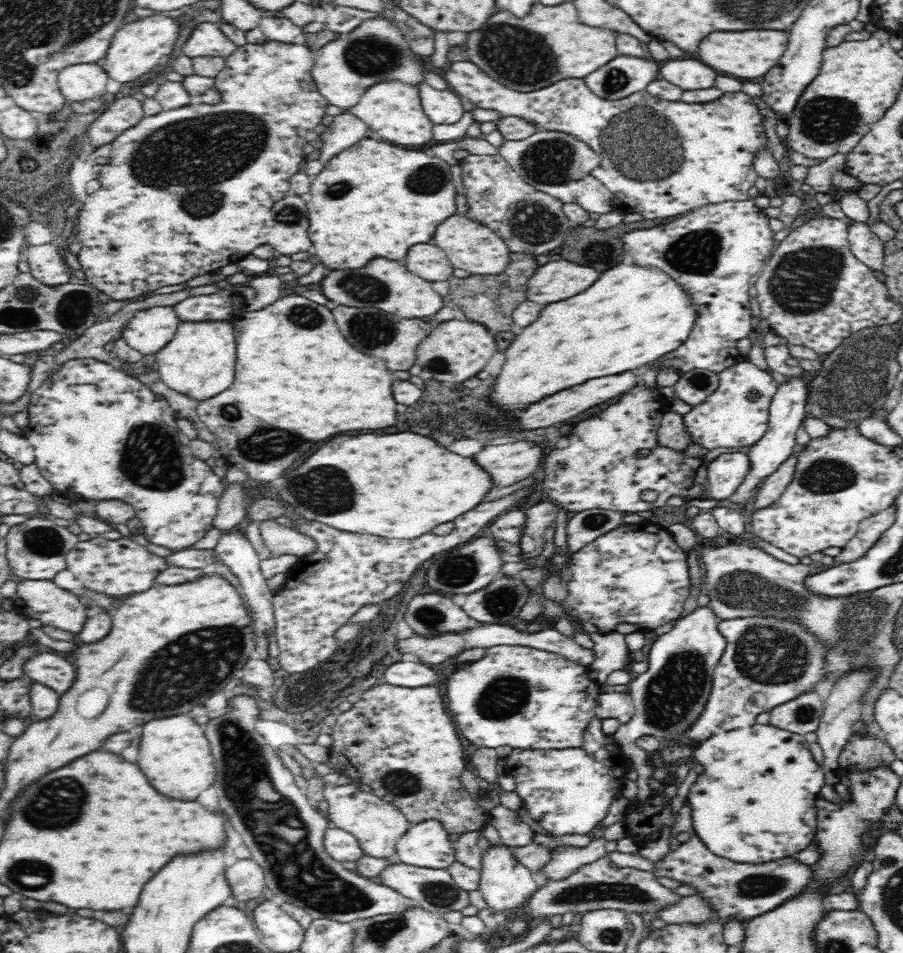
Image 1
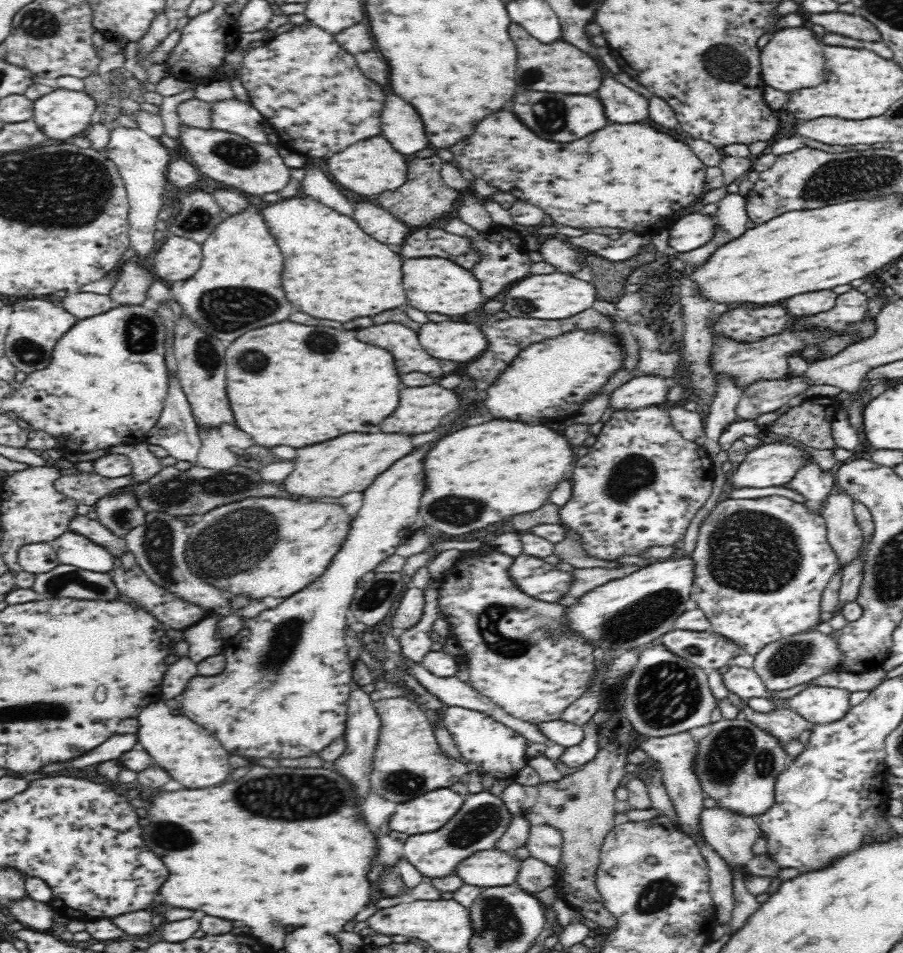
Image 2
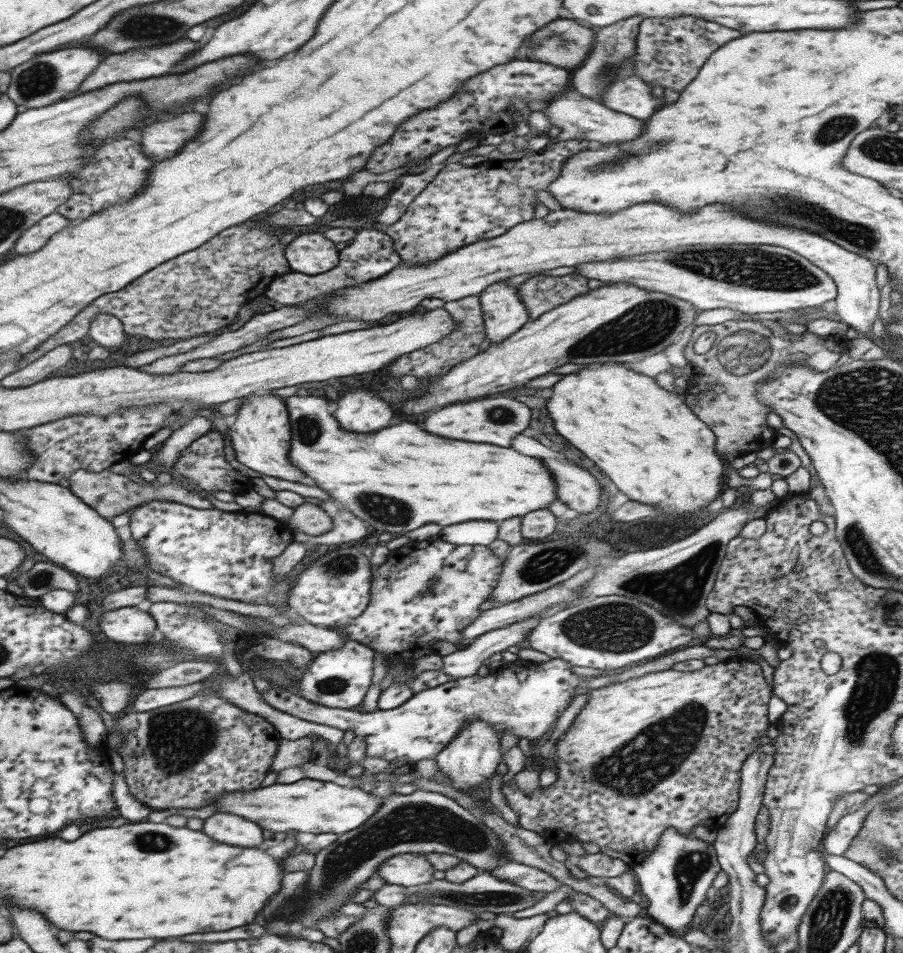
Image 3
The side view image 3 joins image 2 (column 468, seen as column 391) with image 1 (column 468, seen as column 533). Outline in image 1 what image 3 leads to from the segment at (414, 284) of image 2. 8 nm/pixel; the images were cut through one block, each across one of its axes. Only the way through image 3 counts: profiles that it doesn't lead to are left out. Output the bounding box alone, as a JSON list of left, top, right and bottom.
[432,215,510,274]

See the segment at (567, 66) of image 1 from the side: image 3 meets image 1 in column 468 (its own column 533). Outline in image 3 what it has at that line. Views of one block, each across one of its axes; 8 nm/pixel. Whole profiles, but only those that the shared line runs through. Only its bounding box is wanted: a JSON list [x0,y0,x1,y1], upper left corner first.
[522,18,596,71]

